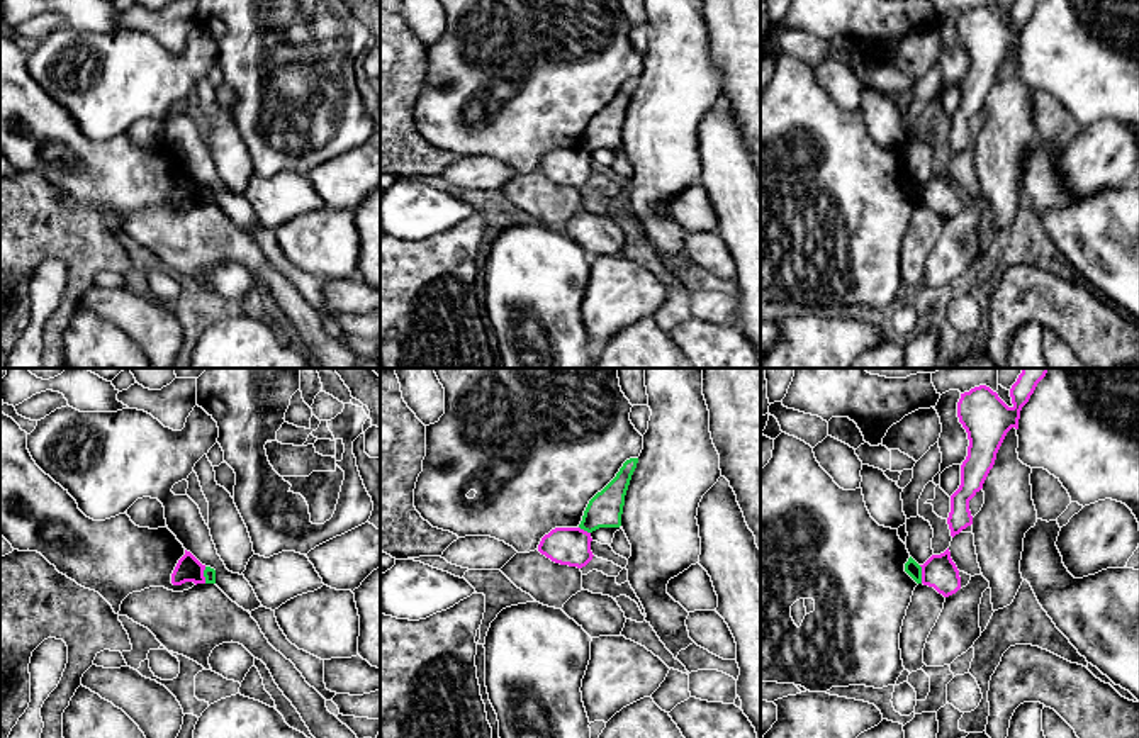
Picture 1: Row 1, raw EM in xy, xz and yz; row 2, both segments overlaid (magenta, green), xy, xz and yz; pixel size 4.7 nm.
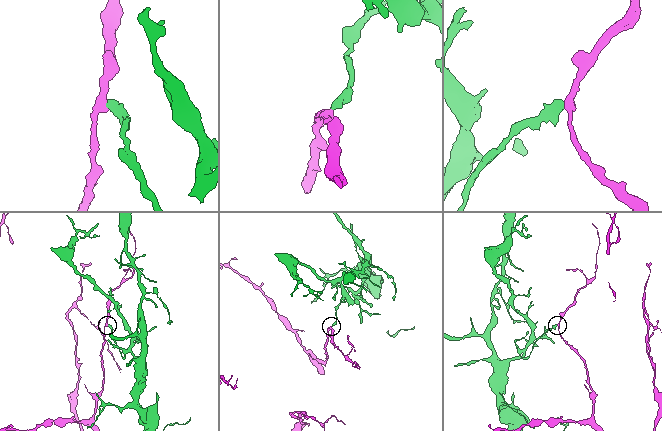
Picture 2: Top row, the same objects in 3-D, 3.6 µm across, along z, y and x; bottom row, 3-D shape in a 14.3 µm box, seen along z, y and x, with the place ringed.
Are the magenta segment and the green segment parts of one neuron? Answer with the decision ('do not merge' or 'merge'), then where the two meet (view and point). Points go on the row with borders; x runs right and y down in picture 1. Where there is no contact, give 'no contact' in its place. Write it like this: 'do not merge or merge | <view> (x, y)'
do not merge | yz (922, 574)

